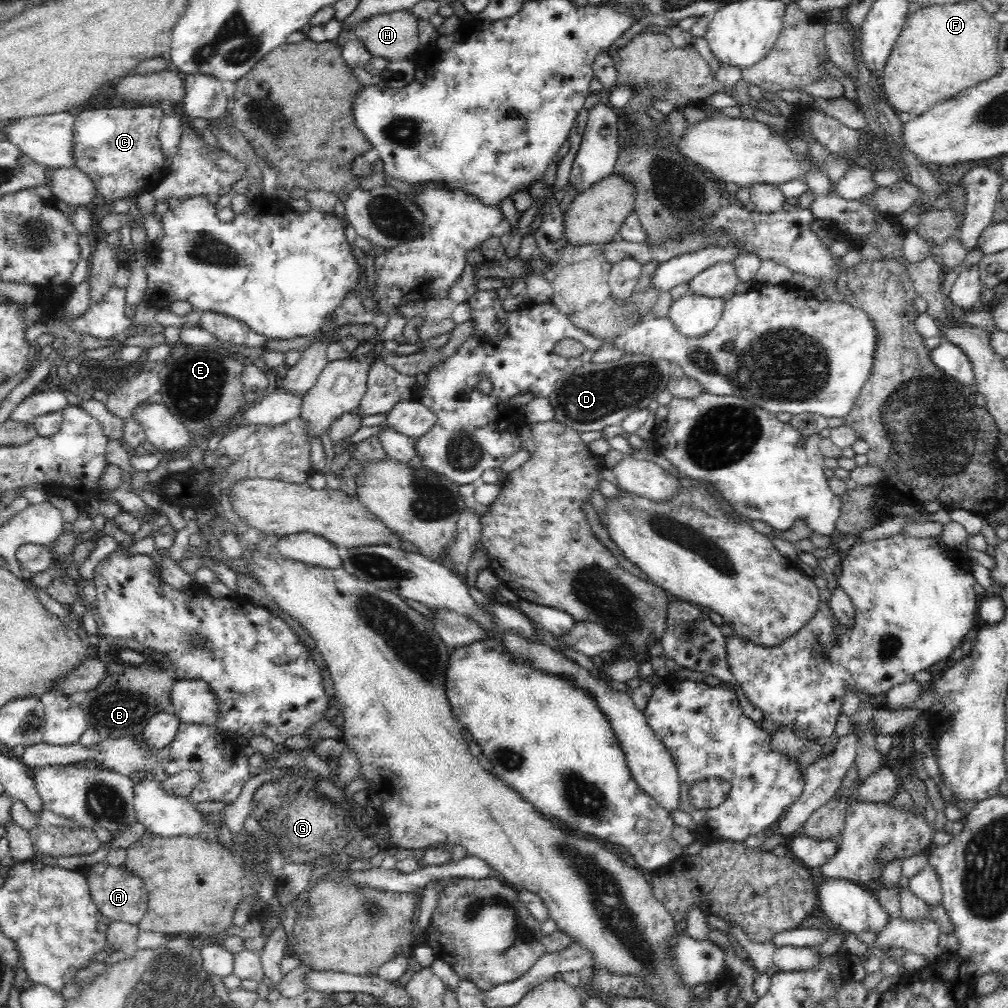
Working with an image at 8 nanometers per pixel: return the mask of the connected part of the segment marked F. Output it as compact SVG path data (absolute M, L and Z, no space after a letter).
M978 1L930 5L917 10L905 19L903 30L888 58L884 75L880 77L879 83L885 100L896 114L905 112L918 116L932 106L956 98L964 90L994 78L1002 70L998 53L1000 32L1001 24L993 15L984 11Z

